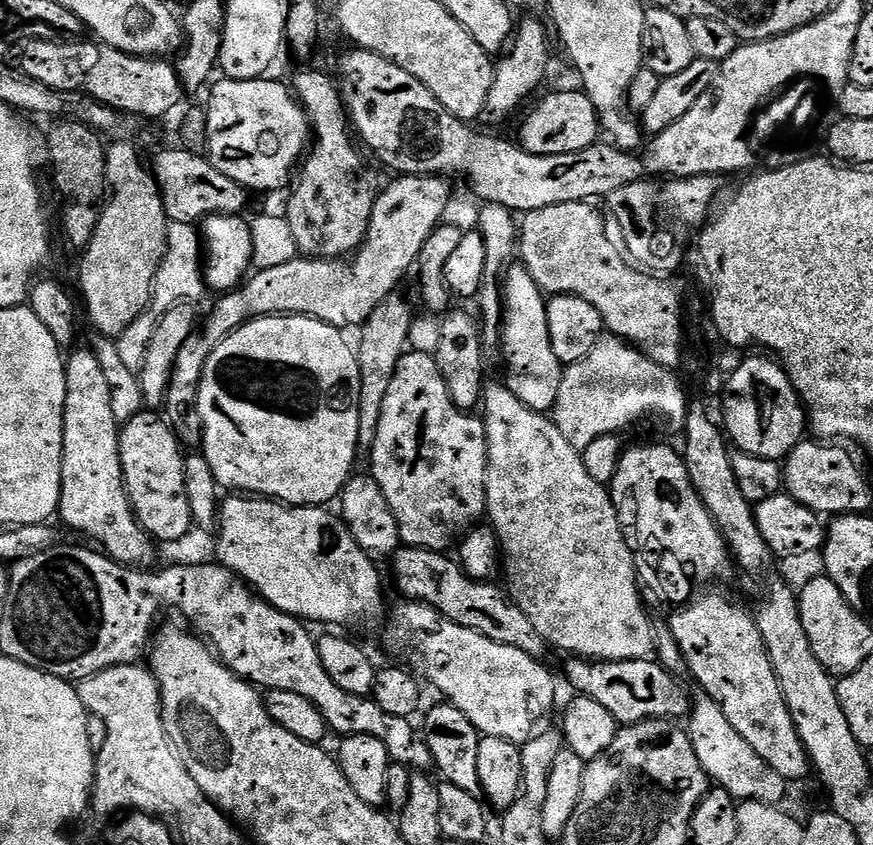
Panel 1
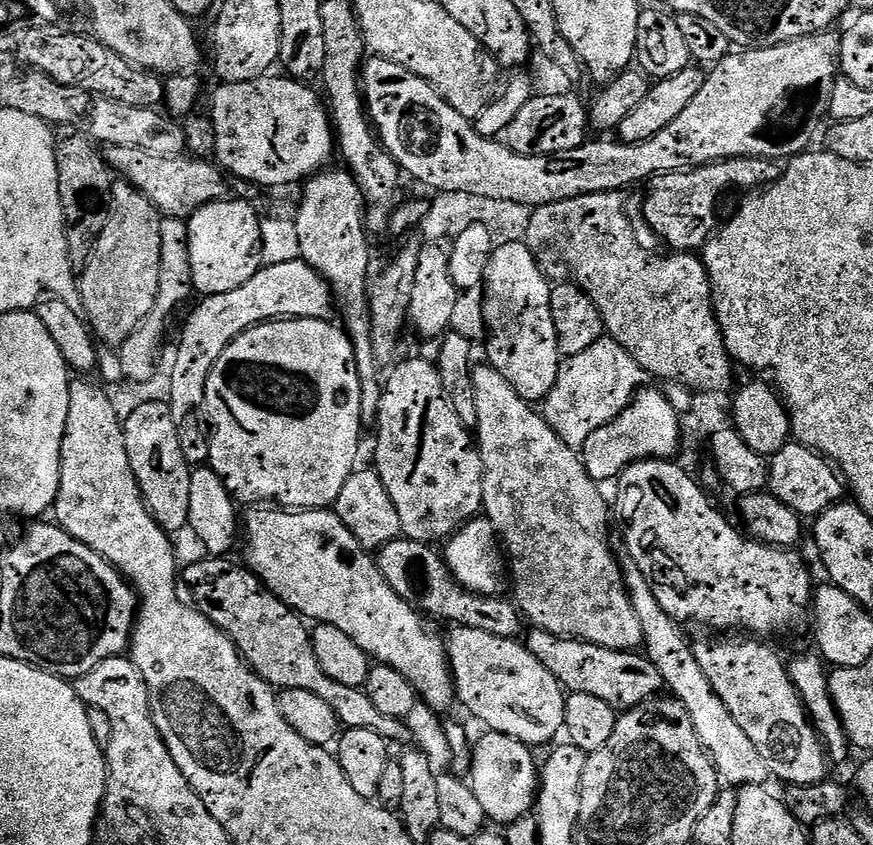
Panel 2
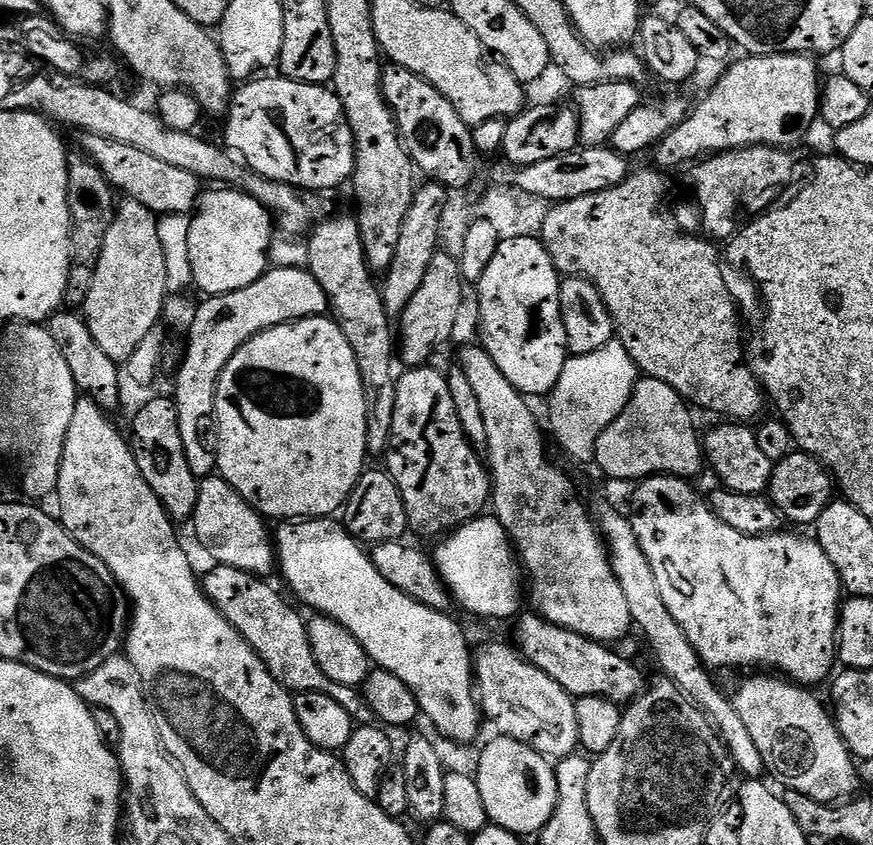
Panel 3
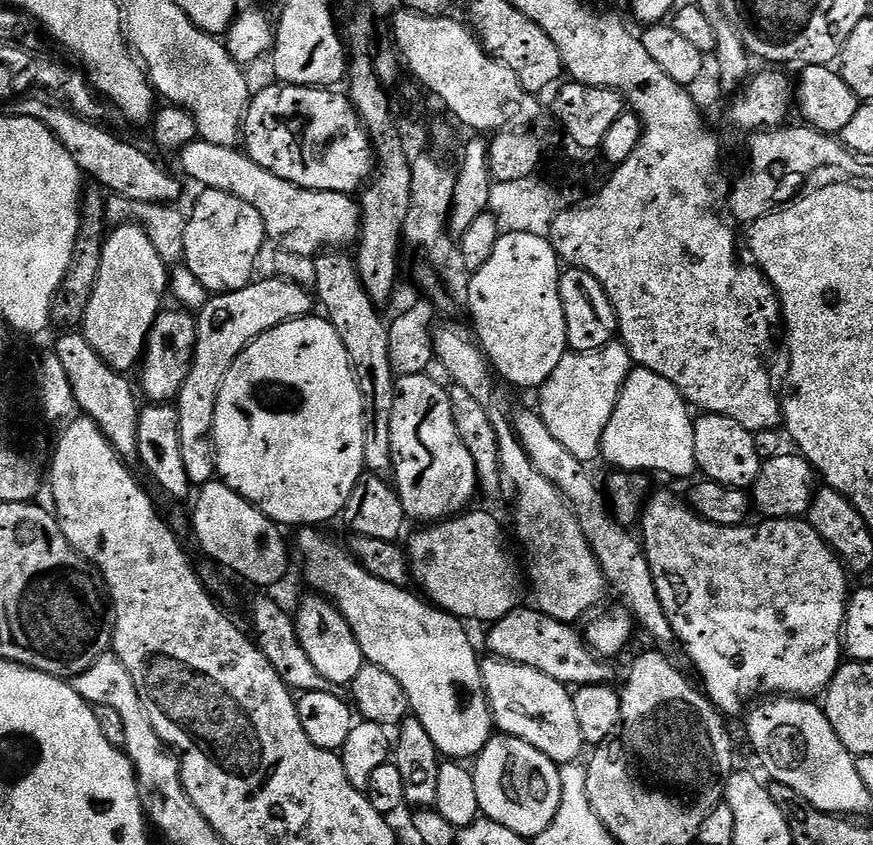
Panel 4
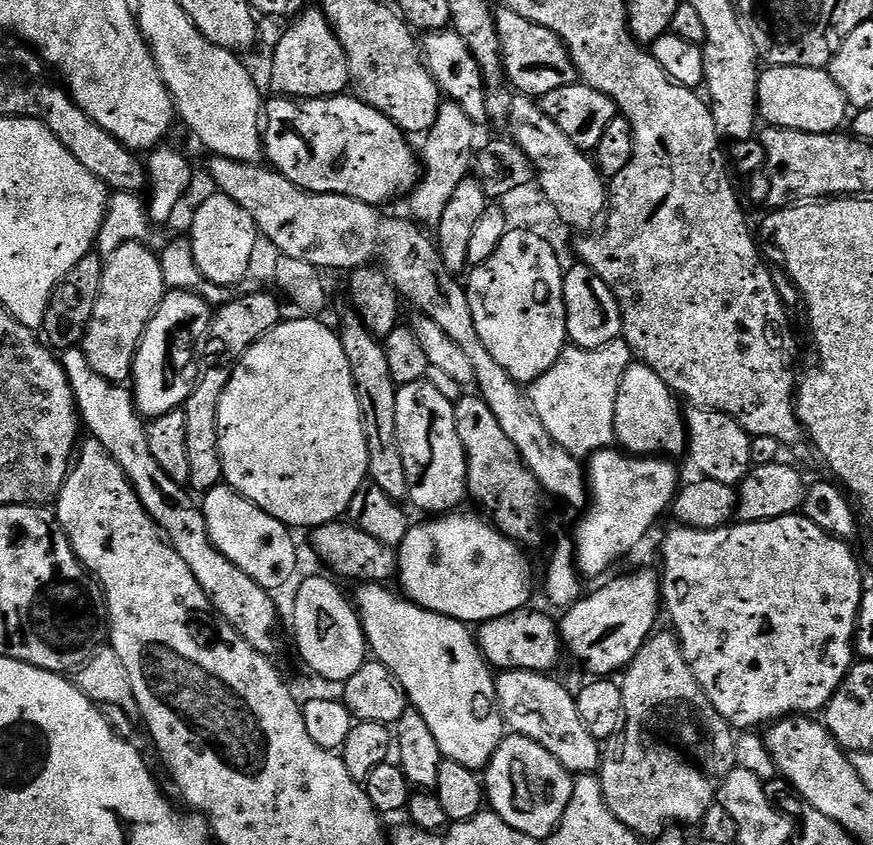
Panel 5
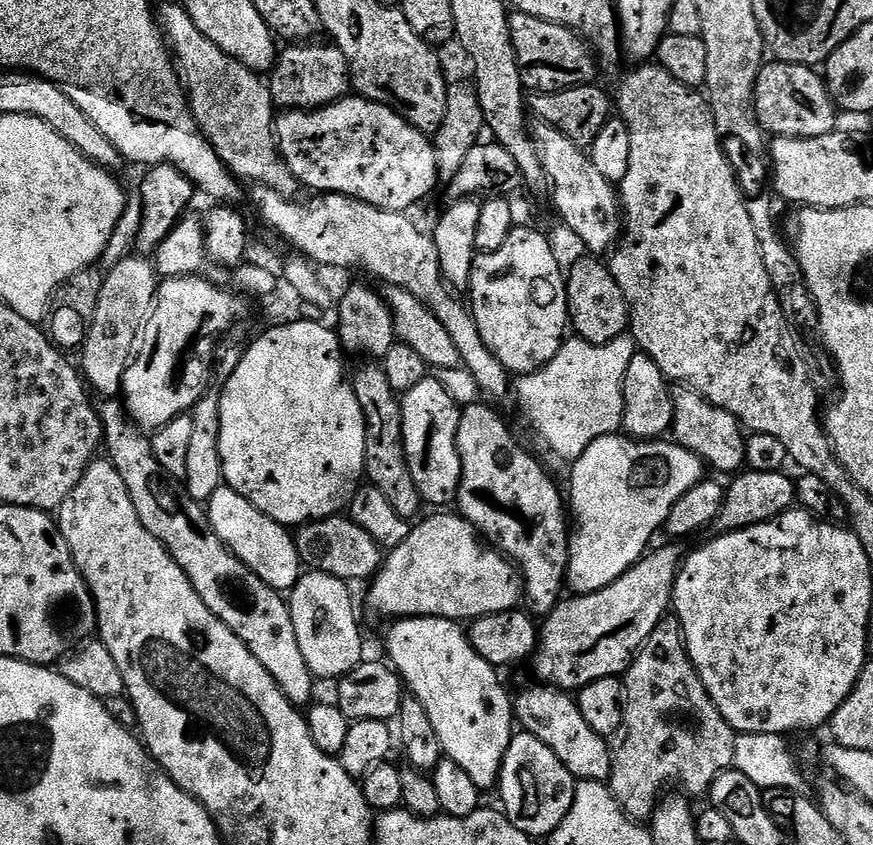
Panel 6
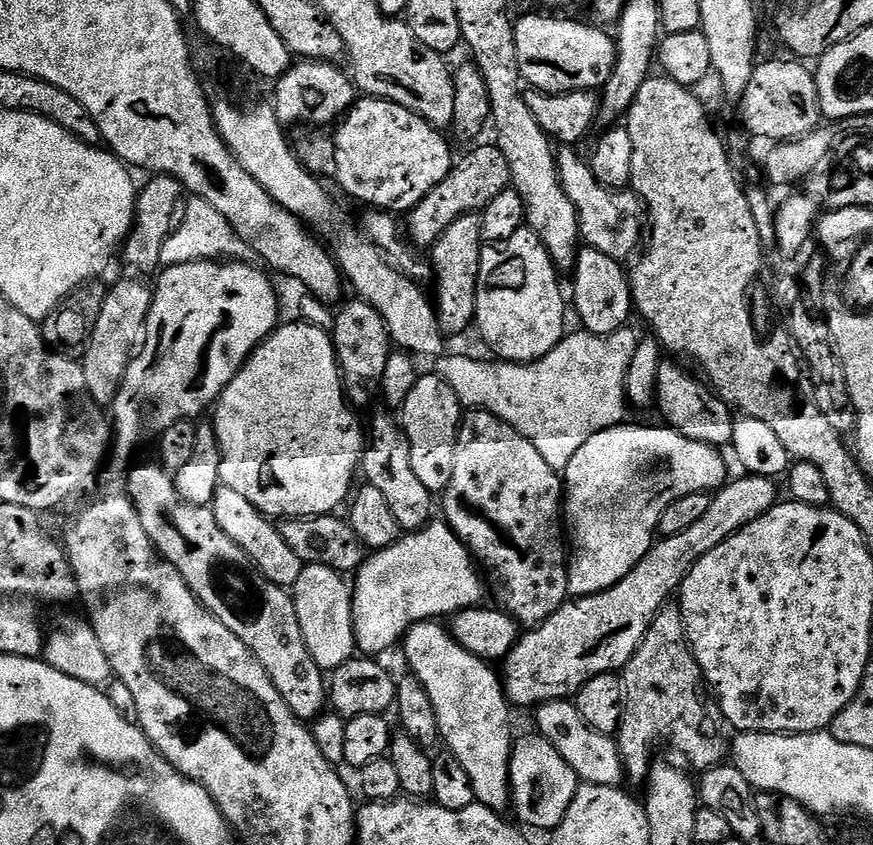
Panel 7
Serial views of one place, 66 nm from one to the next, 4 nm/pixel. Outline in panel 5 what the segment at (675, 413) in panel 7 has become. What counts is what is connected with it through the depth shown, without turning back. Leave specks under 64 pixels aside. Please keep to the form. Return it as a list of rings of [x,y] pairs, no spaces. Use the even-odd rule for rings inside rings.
[[[689,407],[686,412],[687,449],[686,456],[692,459],[699,475],[705,480],[739,485],[747,478],[754,465],[752,462],[753,437],[734,418],[711,408]]]

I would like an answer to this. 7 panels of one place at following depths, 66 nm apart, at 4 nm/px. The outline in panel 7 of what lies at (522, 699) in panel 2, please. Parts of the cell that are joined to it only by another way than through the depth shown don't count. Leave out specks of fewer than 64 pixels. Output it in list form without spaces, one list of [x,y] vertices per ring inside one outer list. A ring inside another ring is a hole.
[[[551,700],[535,709],[539,735],[548,740],[566,758],[574,770],[577,781],[598,786],[617,786],[625,779],[624,763],[620,757],[620,745],[612,736],[604,736],[594,730],[578,714],[575,703],[568,700]]]

